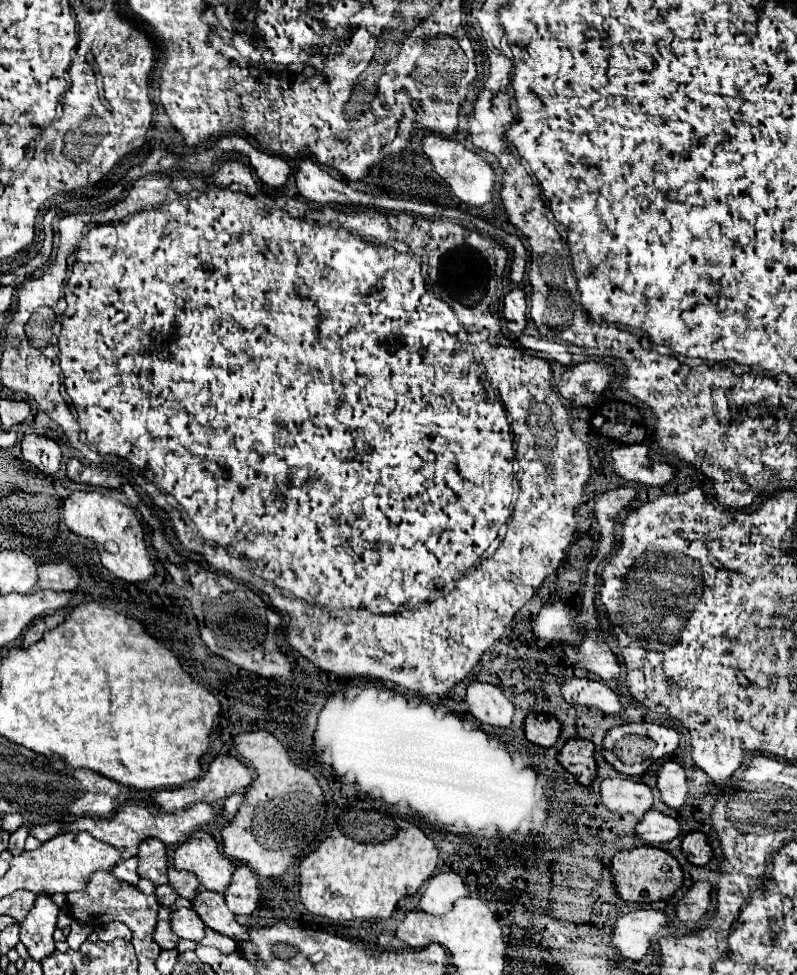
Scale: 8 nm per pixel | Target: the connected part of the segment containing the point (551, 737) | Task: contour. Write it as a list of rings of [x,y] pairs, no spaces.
[[[530,712],[524,718],[524,738],[532,744],[548,748],[556,744],[558,734],[560,734],[560,722],[550,714]]]

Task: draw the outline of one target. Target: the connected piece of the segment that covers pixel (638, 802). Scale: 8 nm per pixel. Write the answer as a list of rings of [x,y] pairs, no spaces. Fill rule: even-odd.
[[[608,778],[600,782],[600,802],[610,812],[630,812],[642,818],[652,808],[652,790],[636,778]]]

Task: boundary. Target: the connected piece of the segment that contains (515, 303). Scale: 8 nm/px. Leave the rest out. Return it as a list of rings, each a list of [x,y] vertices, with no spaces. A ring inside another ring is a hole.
[[[514,288],[504,296],[502,316],[506,320],[506,328],[512,334],[522,334],[526,328],[526,294],[522,288]]]

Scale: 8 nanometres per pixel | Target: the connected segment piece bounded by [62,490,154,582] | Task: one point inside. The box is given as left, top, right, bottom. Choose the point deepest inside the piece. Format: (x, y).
(114, 528)

